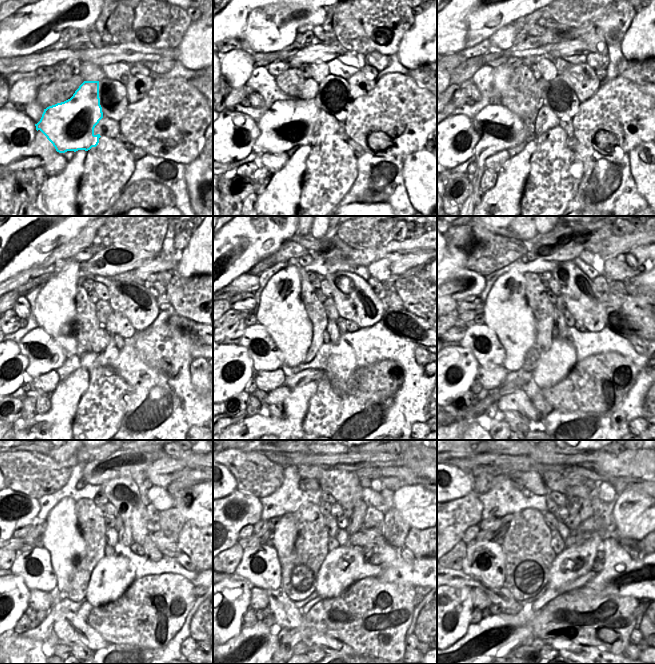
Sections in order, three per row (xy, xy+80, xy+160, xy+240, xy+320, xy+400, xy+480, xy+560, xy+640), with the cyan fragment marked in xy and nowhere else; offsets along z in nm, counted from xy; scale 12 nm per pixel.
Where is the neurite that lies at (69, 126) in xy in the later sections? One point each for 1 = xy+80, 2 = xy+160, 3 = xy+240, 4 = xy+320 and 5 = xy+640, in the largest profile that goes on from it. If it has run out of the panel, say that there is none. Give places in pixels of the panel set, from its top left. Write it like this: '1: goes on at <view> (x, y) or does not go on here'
1: goes on at xy+80 (286, 124)
2: goes on at xy+160 (499, 129)
3: goes on at xy+240 (44, 354)
4: goes on at xy+320 (266, 356)
5: goes on at xy+640 (485, 560)

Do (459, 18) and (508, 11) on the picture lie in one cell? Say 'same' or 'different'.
same

